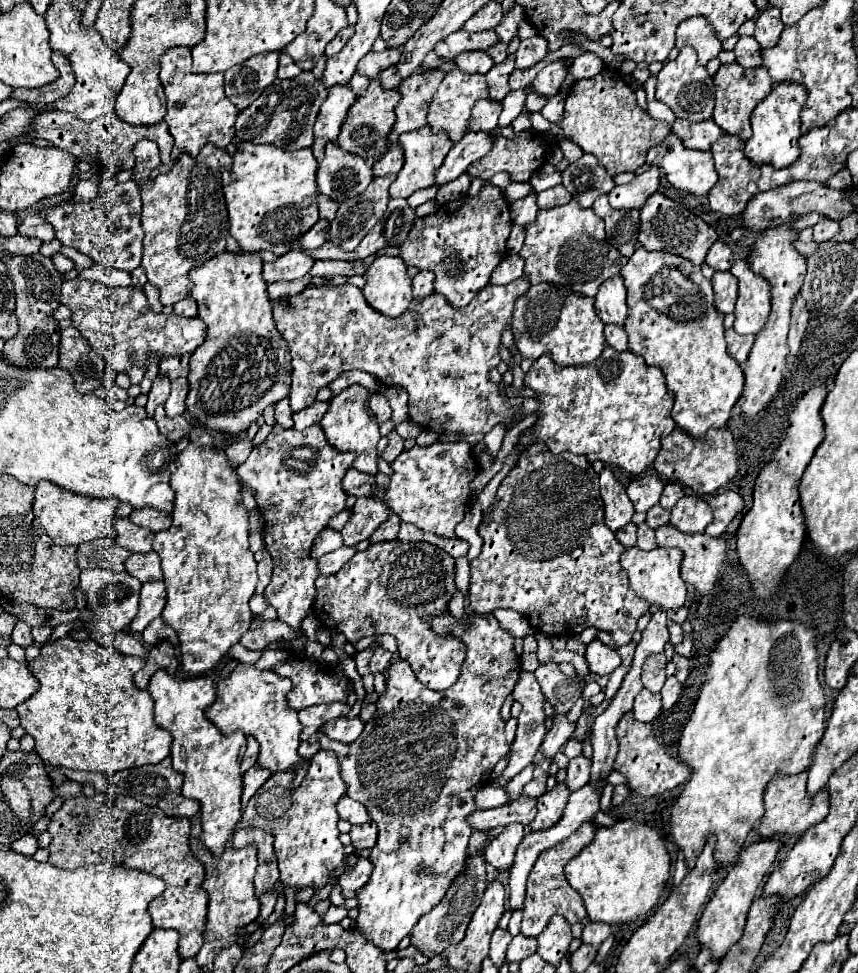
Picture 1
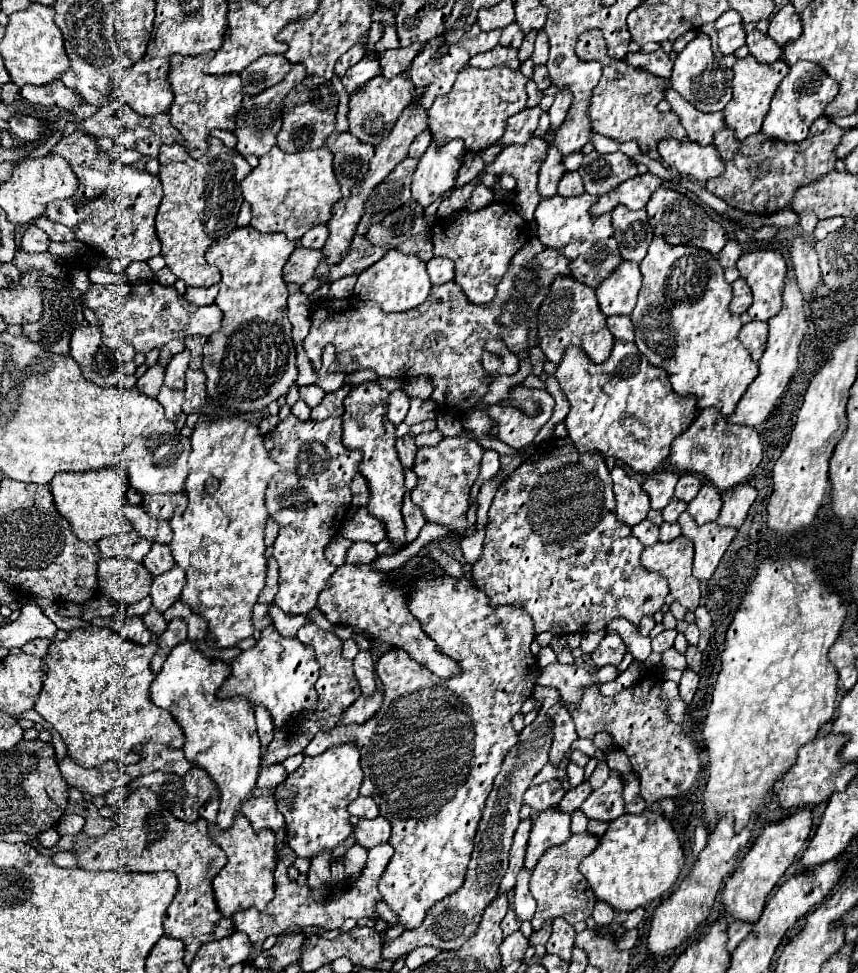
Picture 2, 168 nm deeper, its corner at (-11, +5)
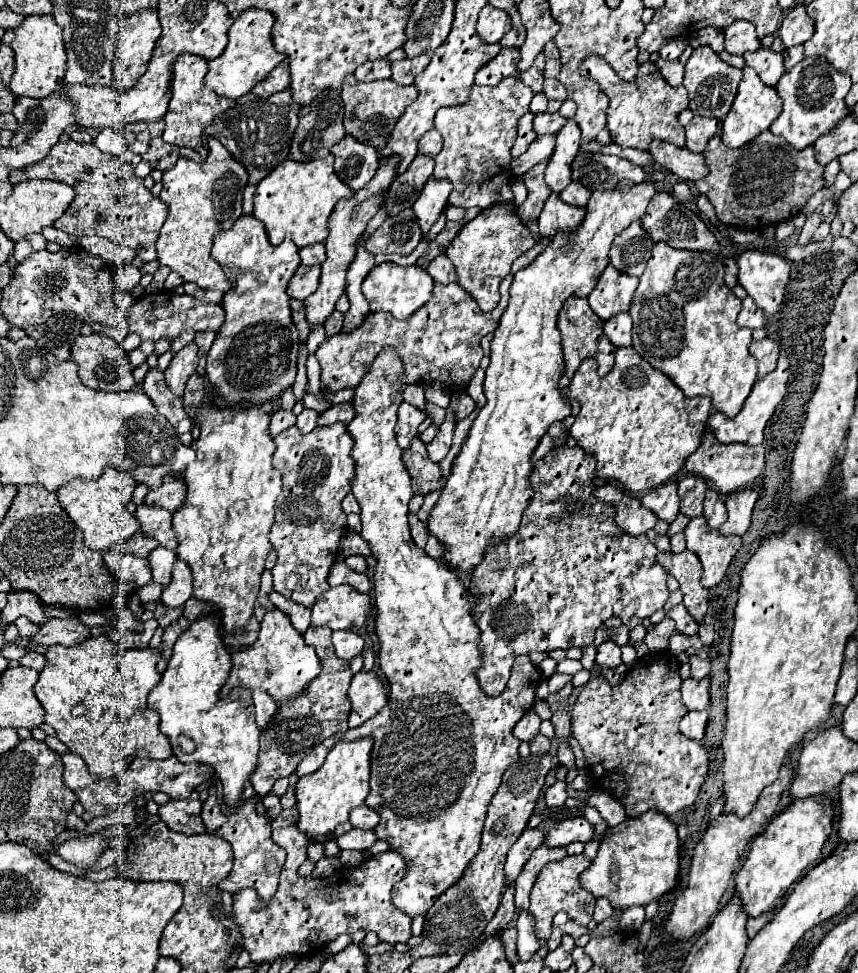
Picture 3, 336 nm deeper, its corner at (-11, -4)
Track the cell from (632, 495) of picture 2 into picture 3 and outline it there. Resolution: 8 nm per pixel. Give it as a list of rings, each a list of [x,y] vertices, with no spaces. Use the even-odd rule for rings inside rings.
[[[606,484],[606,486],[600,486],[596,488],[596,496],[600,498],[602,494],[602,500],[608,502],[608,504],[614,504],[616,508],[616,524],[630,536],[640,536],[640,534],[646,534],[650,528],[654,528],[654,524],[658,522],[658,518],[654,516],[654,512],[646,510],[638,498],[618,490],[614,484]]]

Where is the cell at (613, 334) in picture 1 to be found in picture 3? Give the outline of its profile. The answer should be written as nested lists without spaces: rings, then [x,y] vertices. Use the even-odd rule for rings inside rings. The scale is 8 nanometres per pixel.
[[[616,314],[616,316],[612,316],[610,320],[604,322],[604,334],[616,348],[632,346],[630,330],[632,330],[630,314]]]

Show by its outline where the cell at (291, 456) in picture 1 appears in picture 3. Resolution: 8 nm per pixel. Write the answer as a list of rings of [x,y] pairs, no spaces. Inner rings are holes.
[[[338,422],[334,426],[316,426],[310,434],[302,434],[296,426],[280,432],[276,436],[276,452],[274,452],[274,468],[282,470],[282,494],[276,500],[276,520],[270,532],[270,542],[278,554],[278,562],[272,568],[274,590],[280,592],[286,600],[312,608],[318,596],[330,588],[328,572],[336,560],[338,540],[346,530],[346,512],[342,512],[340,502],[352,488],[352,478],[356,464],[350,456],[354,446],[346,424]]]

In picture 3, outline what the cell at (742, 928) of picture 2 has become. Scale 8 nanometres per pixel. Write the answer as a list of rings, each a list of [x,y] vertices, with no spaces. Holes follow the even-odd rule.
[[[762,914],[762,916],[758,916],[758,918],[748,918],[748,924],[746,924],[748,938],[754,938],[756,932],[758,932],[766,922],[768,922],[768,916],[766,916],[766,914]]]

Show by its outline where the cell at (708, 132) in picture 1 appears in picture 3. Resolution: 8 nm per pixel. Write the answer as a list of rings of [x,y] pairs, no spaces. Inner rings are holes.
[[[694,116],[686,126],[686,148],[692,152],[704,152],[708,140],[720,134],[722,122],[716,118]]]

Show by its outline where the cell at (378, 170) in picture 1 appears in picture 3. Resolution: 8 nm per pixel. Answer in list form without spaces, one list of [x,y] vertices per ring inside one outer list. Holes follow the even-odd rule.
[[[428,130],[422,140],[420,140],[420,146],[418,146],[418,152],[424,154],[424,156],[436,156],[442,148],[442,136],[436,132],[436,130]]]

